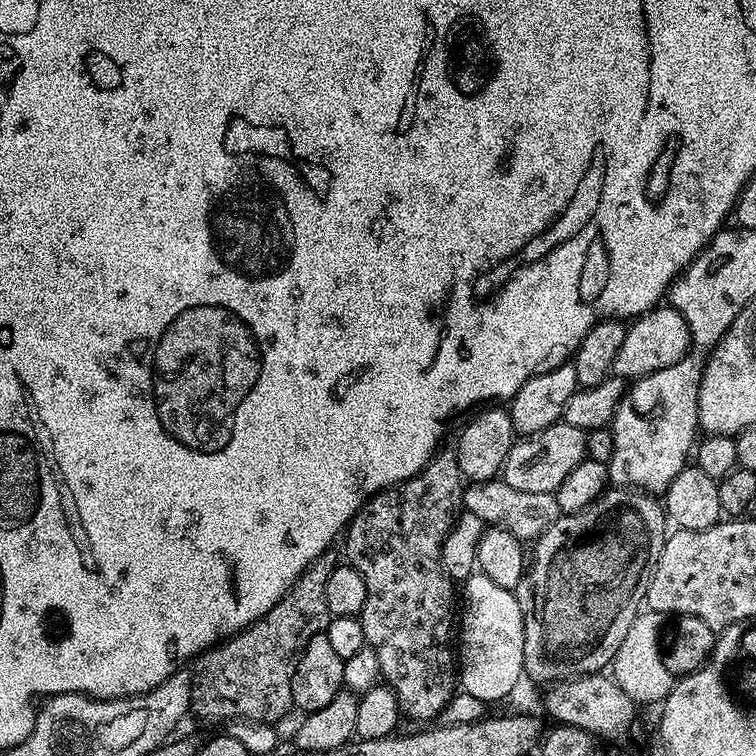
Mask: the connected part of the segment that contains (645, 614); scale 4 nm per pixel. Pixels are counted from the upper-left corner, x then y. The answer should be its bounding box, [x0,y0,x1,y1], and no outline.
[610,609,676,705]

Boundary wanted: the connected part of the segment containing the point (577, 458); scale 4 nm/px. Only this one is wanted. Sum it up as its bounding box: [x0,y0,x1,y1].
[502,422,588,493]

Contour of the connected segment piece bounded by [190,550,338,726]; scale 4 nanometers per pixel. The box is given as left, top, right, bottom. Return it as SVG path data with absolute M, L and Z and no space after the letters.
M335 551L322 553L294 582L294 586L262 618L255 620L249 628L243 628L235 636L221 640L219 644L195 657L190 668L192 677L191 715L208 724L223 725L237 718L256 720L258 723L275 725L288 711L293 711L292 670L298 653L310 642L312 636L325 631L330 619L326 606L326 582L336 568L338 557Z

